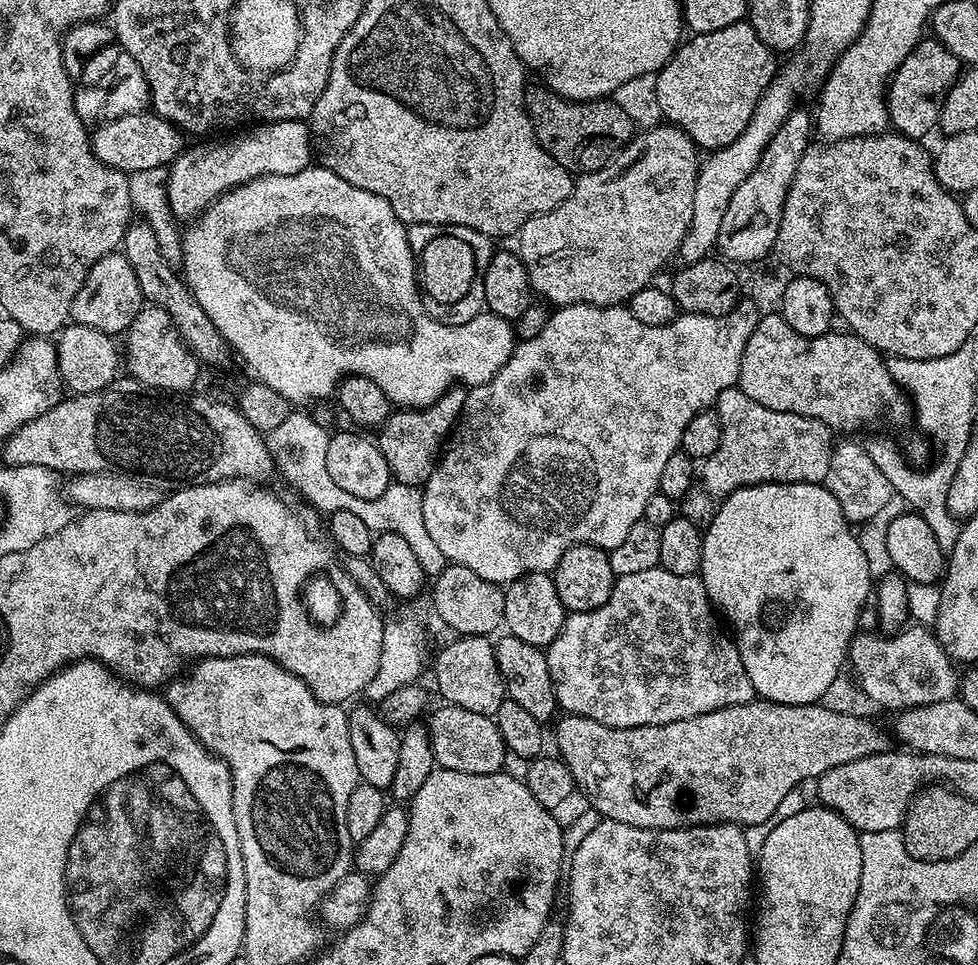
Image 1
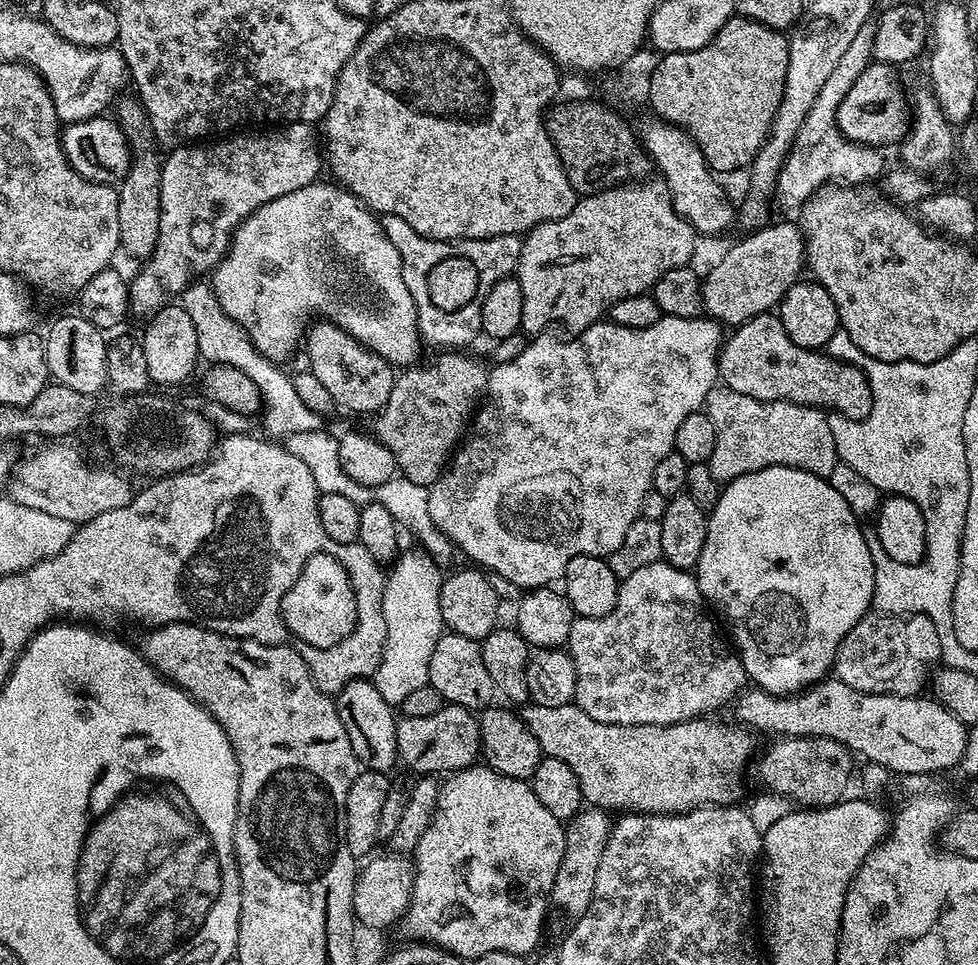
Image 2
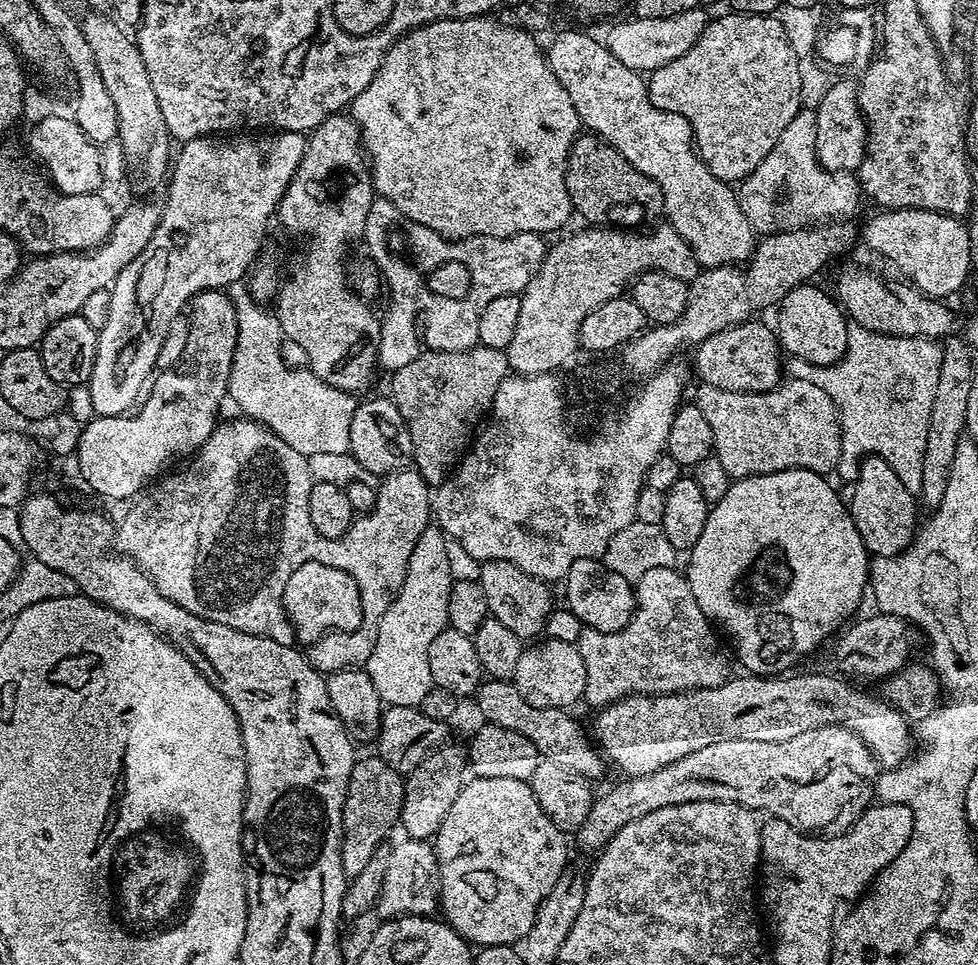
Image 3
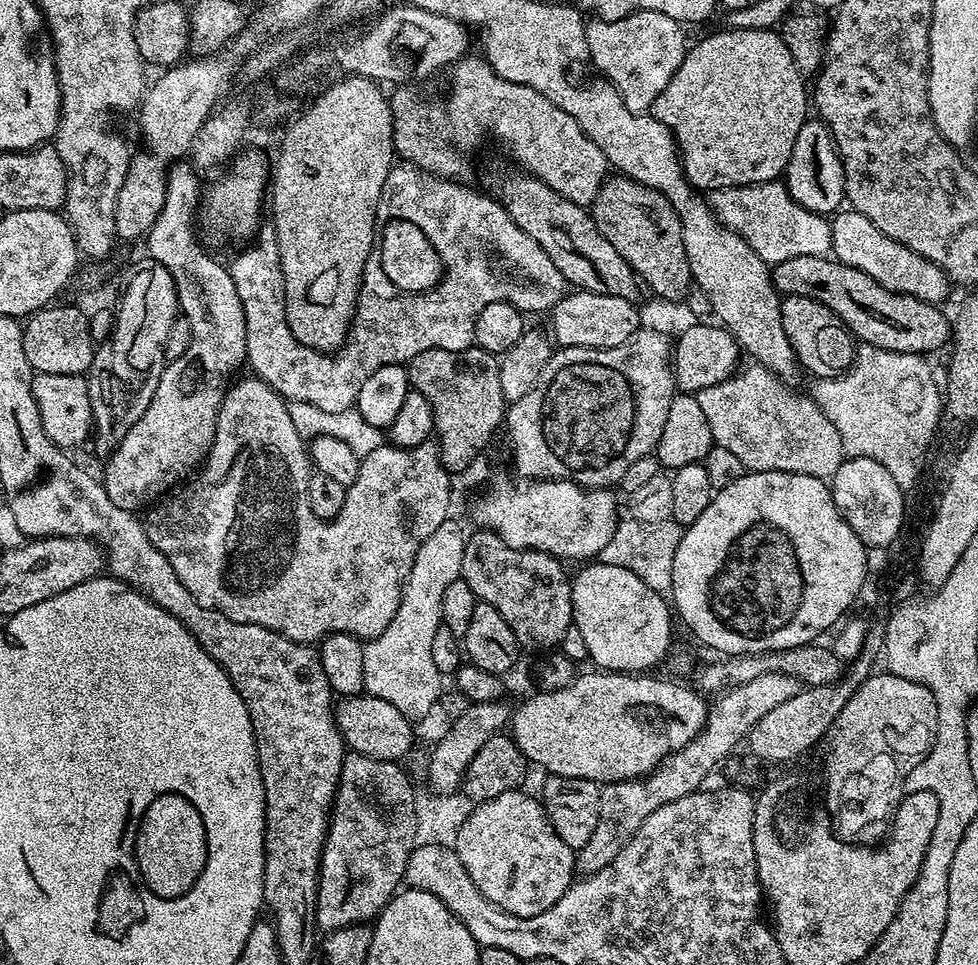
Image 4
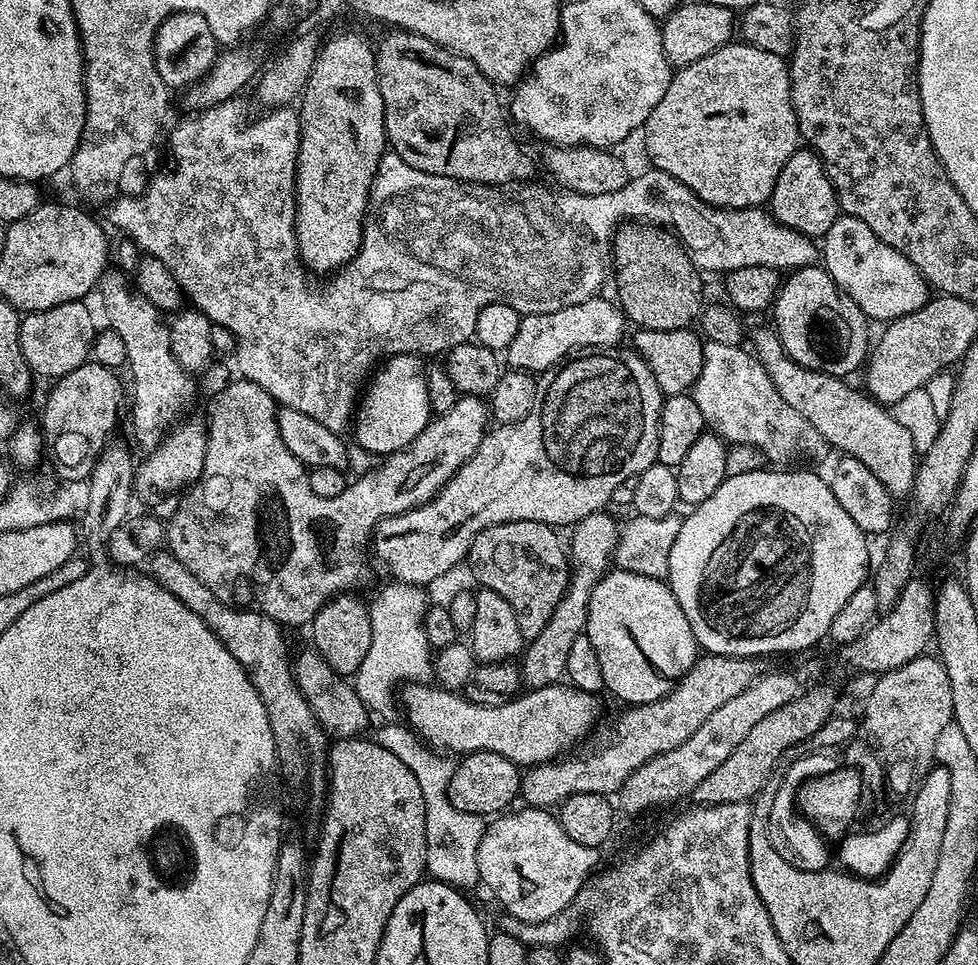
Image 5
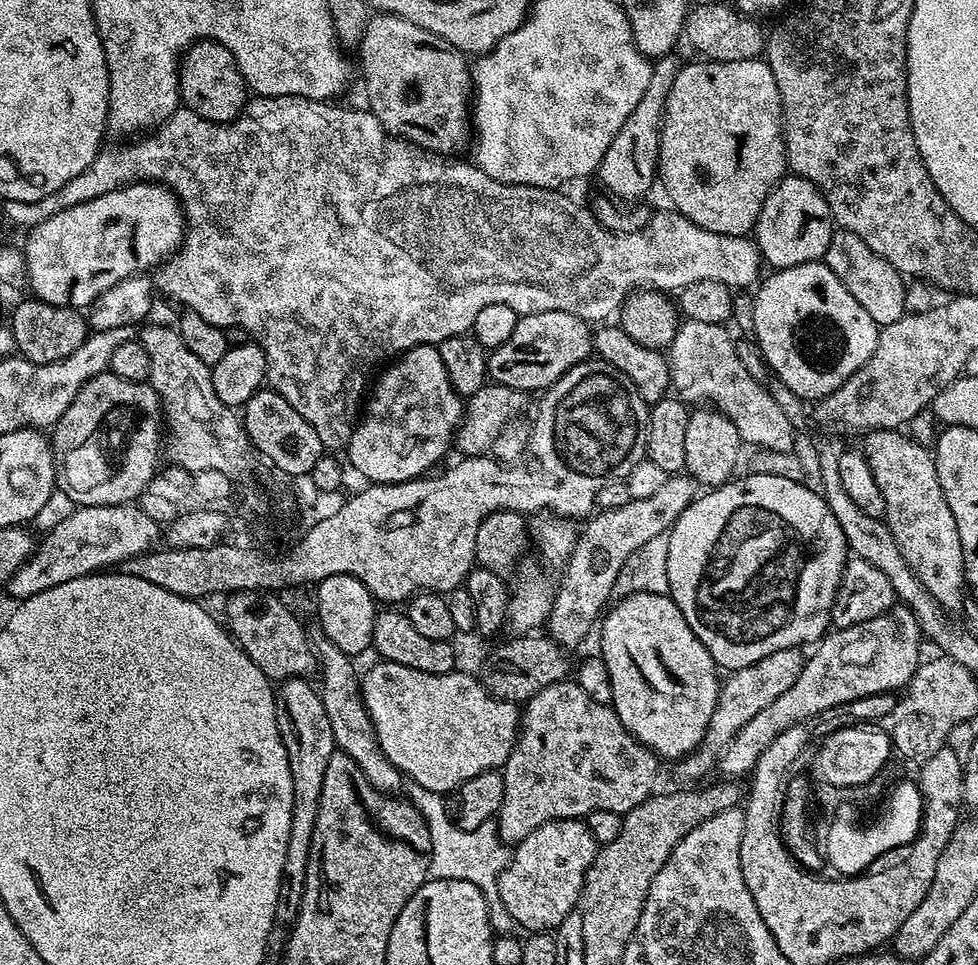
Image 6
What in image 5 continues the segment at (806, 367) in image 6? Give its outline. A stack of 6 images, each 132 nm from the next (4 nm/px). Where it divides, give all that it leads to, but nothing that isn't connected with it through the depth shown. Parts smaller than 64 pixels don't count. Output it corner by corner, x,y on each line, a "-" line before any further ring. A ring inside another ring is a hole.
809,266
797,268
791,273
792,276
781,283
776,299
772,301
770,309
771,323
776,329
778,338
790,358
798,362
802,367
809,368
822,374
839,376
841,378
851,377
851,372
856,367
859,369
865,363
870,352
870,336
868,340
868,327
870,321
864,315
863,310
843,292
830,278
830,274
820,266

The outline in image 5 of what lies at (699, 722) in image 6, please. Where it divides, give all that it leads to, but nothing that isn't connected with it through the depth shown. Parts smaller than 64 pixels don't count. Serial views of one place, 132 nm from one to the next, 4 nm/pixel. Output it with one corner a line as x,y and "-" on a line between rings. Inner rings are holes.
609,570
592,587
588,617
584,635
590,638
594,651
598,653
598,663
602,665
605,689
613,692
628,706
653,704
675,688
681,678
688,673
698,655
696,635
682,610
678,598
674,598
670,585
658,578
646,578
646,574
630,574
619,570

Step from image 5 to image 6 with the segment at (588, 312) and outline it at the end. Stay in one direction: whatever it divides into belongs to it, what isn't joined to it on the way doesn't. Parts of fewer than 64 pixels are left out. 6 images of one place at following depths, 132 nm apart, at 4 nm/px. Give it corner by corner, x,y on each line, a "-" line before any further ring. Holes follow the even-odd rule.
562,310
531,312
529,316
520,316
514,326
514,334
510,334
502,346
491,349
488,375
495,383
516,388
519,392
539,393
566,374
566,370
593,355
593,335
589,321

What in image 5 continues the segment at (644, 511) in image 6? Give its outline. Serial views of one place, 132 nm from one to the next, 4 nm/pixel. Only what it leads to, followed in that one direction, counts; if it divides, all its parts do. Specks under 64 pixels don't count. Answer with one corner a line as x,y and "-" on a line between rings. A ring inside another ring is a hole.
601,510
590,514
571,529
572,545
568,544
566,548
570,565
568,590
562,594
561,601
554,608
553,616
542,632
523,649
518,667
525,689
531,690
557,683
564,676
570,645
574,643
574,638
584,635
592,587
613,567
616,544
620,540
618,523
616,524
615,518
607,516
606,513
607,511

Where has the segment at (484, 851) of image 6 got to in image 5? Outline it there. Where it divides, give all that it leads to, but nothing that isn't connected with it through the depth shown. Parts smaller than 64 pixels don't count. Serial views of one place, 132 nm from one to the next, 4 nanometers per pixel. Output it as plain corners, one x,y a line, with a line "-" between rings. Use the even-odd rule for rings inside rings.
384,722
384,725
374,733
374,739
377,744
381,744
386,750
390,750
390,754
395,754
396,757
402,758
402,762
406,762
406,766
414,774
414,778
418,778
418,786
422,786
422,794
426,798
426,862
424,863
427,875
433,880
441,880
443,884
450,884
457,886
462,890
469,890
468,888
477,887
480,884
480,871
478,870
478,846
482,842
482,834
486,827
485,817
482,816
471,816
469,812
463,812
458,810
448,800
448,778
450,775
450,764
447,764
443,755
437,754
433,749
429,748
425,741
421,740
405,723
399,722
400,724
388,724
392,722

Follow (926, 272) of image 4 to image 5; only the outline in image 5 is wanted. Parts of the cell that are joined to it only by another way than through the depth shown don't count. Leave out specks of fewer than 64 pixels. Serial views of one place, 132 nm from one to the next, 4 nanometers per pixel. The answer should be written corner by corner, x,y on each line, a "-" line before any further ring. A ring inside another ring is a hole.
843,214
836,217
834,226
822,237
822,267
872,322
897,320
918,310
930,299
930,285
914,262
894,250
894,246
886,246
862,218

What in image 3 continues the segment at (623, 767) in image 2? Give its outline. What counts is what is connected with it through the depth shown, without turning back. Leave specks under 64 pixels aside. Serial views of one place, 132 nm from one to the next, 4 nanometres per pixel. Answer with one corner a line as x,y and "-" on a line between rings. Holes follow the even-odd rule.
485,679
476,691
474,703
480,707
483,719
490,724
506,726
506,730
518,730
525,738
530,738
539,750
543,759
558,762
561,766
582,774
590,781
599,781
598,778
606,769
605,761
594,743
593,737
571,716
572,712
560,709
538,709
530,706
525,698
519,694
512,682
506,680

